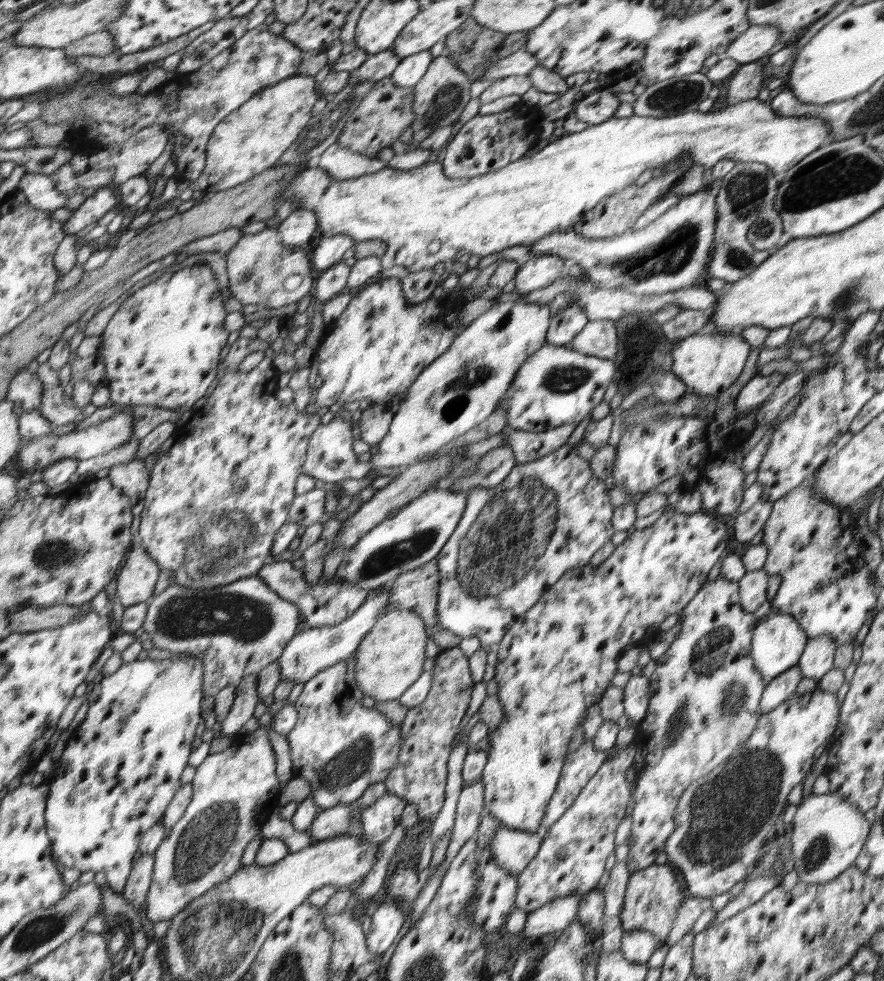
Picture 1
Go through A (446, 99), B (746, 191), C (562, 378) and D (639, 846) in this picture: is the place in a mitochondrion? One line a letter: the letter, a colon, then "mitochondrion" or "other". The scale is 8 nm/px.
A: mitochondrion
B: mitochondrion
C: mitochondrion
D: other

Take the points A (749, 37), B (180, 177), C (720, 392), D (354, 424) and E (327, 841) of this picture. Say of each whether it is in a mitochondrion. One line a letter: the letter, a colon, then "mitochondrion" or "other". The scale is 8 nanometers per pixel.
A: other
B: other
C: other
D: other
E: other

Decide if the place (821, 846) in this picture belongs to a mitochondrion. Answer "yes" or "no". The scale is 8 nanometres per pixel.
yes

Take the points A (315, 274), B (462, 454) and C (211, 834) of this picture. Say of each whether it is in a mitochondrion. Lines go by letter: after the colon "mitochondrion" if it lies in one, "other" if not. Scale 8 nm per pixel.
A: other
B: other
C: mitochondrion

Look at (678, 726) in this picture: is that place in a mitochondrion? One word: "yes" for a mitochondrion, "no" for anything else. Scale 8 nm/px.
yes

